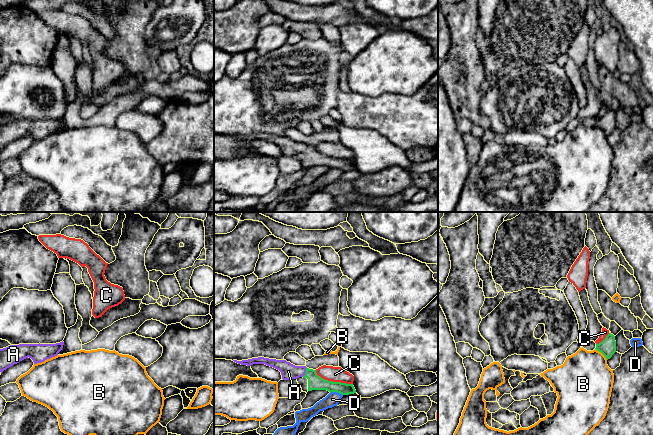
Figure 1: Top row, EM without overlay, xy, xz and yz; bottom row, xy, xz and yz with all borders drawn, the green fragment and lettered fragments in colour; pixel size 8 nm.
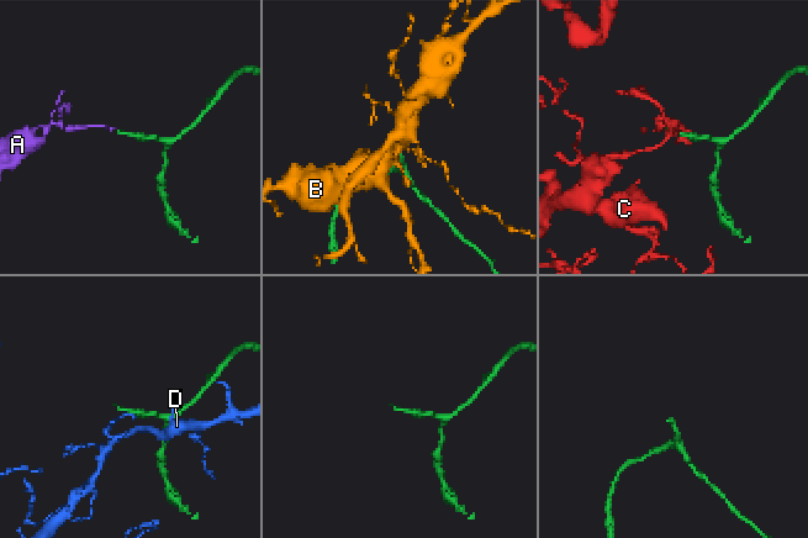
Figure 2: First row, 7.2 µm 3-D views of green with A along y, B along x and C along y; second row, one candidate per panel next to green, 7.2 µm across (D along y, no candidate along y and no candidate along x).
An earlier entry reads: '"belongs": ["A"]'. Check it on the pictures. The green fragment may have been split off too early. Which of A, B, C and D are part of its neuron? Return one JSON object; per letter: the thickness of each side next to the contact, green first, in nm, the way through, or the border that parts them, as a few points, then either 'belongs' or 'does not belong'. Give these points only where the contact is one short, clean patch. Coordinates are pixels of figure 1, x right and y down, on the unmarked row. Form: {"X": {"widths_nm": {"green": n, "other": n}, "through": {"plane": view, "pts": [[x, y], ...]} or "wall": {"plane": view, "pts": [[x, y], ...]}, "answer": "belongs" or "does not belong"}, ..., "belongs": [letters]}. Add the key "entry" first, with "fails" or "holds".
{"entry": "holds", "A": {"widths_nm": {"green": 120, "other": 130}, "through": {"plane": "xz", "pts": [[315, 158], [306, 148], [288, 147]]}, "answer": "belongs"}, "B": {"widths_nm": {"green": 140, "other": 420}, "wall": {"plane": "yz", "pts": [[595, 124], [607, 135]]}, "answer": "does not belong"}, "C": {"widths_nm": {"green": 120, "other": 130}, "answer": "does not belong"}, "D": {"widths_nm": {"green": 120, "other": 110}, "wall": {"plane": "xz", "pts": [[330, 168], [339, 168], [342, 171]]}, "answer": "does not belong"}, "belongs": ["A"]}

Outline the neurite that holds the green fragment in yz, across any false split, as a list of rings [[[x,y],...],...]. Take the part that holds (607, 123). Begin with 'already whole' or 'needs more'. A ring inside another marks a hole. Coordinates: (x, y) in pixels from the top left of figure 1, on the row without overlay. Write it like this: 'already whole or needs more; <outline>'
already whole; [[[609,109],[602,118],[596,120],[595,125],[601,128],[607,136],[610,135],[612,131],[616,128],[615,112]]]

